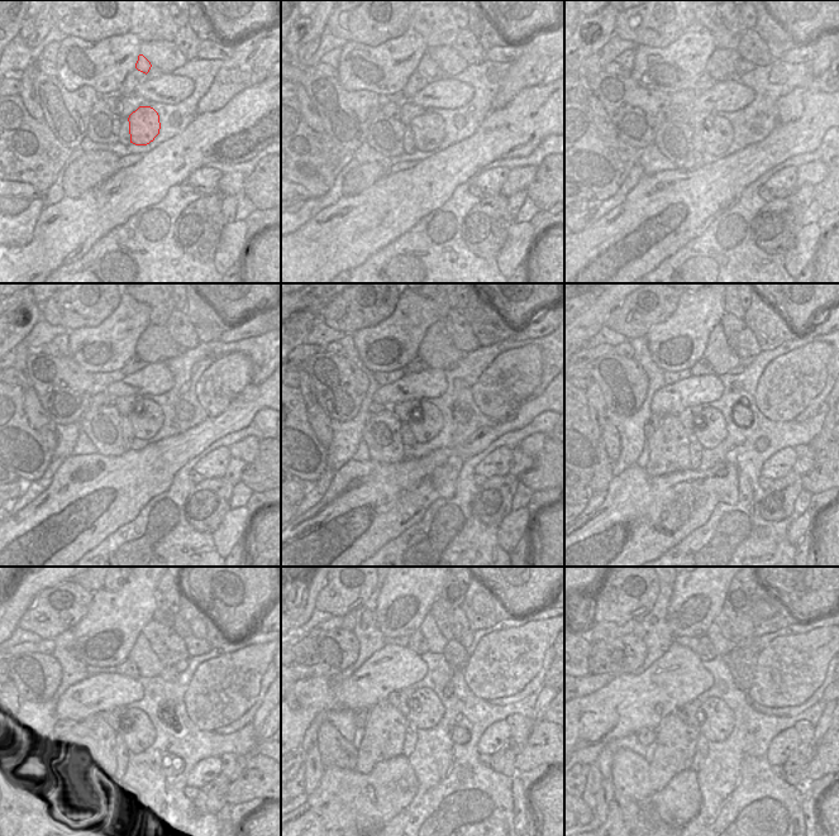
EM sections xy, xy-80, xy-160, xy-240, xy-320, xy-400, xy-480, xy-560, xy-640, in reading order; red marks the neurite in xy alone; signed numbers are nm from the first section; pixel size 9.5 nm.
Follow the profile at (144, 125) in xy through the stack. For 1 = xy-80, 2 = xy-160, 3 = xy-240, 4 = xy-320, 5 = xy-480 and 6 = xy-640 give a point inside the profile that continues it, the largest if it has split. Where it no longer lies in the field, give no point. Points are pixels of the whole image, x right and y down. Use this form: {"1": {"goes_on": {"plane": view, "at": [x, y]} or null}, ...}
{"1": {"goes_on": {"plane": "xy-80", "at": [428, 129]}}, "2": {"goes_on": {"plane": "xy-160", "at": [714, 134]}}, "3": {"goes_on": {"plane": "xy-240", "at": [147, 418]}}, "4": {"goes_on": {"plane": "xy-320", "at": [428, 421]}}, "5": {"goes_on": {"plane": "xy-480", "at": [143, 717]}}, "6": {"goes_on": {"plane": "xy-640", "at": [715, 719]}}}

